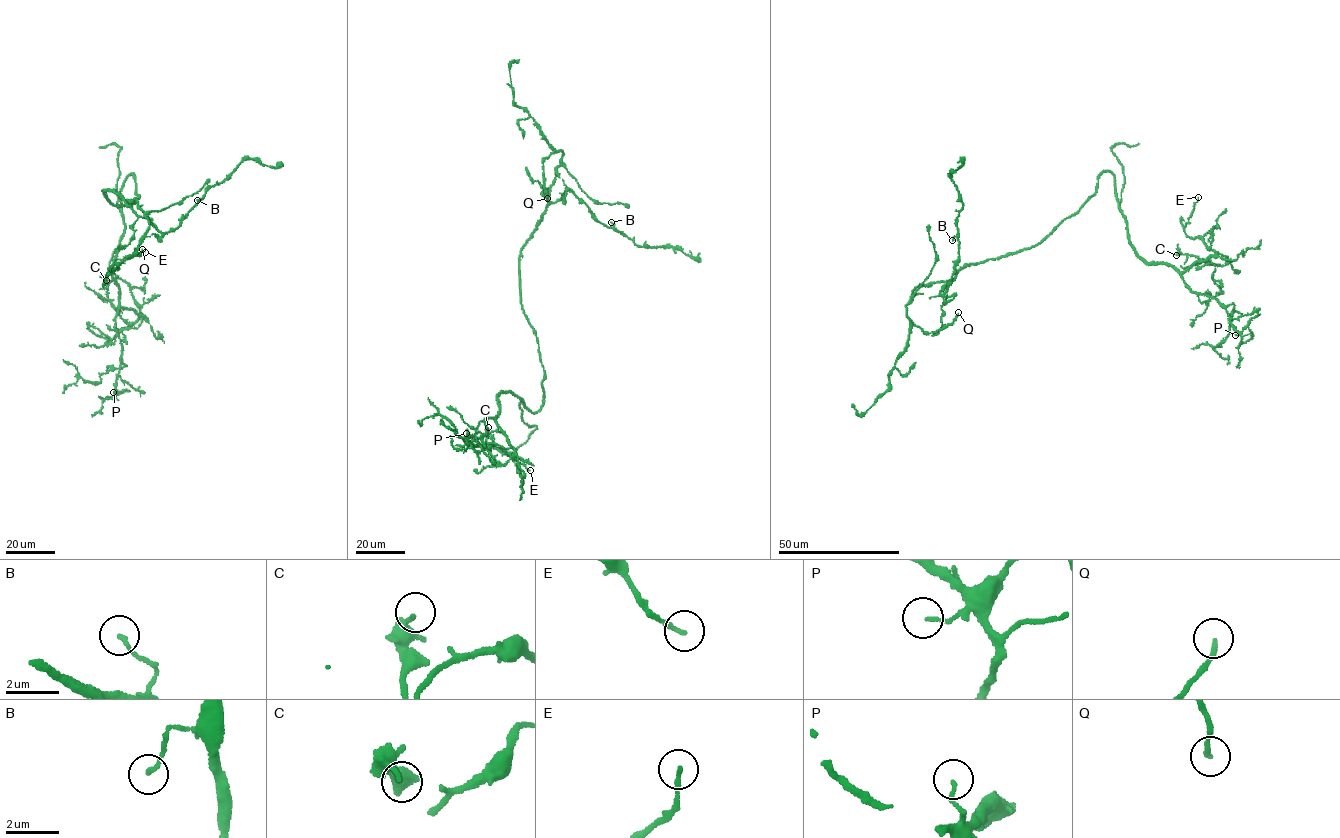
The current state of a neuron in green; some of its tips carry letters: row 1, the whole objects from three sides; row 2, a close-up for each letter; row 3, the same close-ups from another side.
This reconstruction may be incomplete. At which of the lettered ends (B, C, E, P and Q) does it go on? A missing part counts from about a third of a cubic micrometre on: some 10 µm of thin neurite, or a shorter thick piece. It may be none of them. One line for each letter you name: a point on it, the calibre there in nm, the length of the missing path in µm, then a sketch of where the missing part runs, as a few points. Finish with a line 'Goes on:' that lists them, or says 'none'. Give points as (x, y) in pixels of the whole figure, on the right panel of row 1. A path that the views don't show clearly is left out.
Goes on: none

